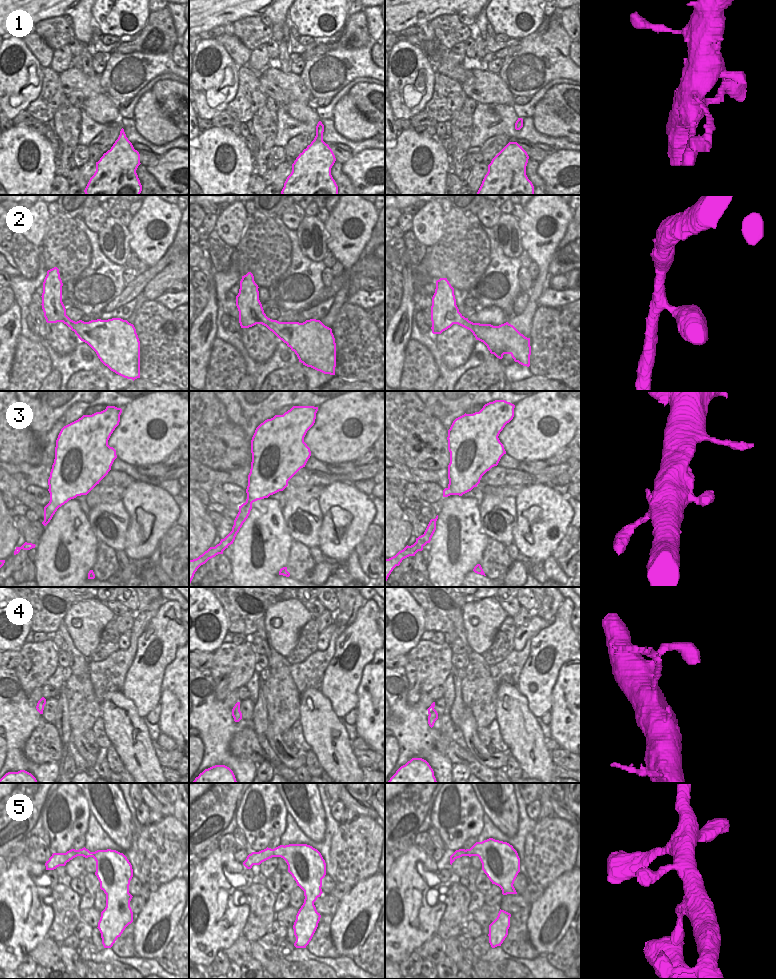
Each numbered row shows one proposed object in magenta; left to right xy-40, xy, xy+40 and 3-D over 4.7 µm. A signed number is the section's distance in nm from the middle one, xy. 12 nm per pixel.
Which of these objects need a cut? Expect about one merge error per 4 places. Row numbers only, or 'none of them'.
4

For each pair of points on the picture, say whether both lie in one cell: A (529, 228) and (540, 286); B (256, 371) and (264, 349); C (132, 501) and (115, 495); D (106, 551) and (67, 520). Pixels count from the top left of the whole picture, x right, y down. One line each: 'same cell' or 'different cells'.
A: same cell
B: different cells
C: different cells
D: different cells

